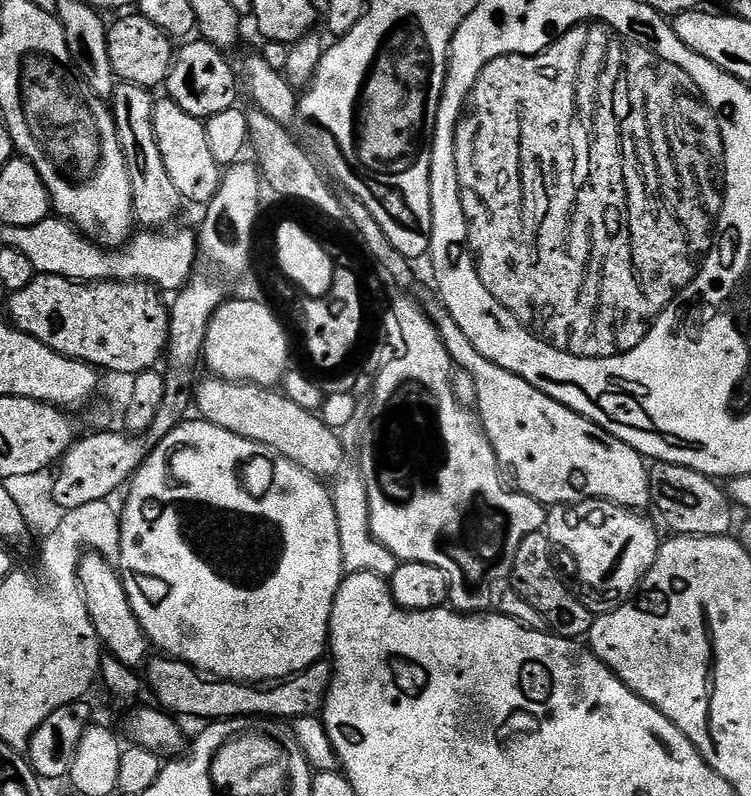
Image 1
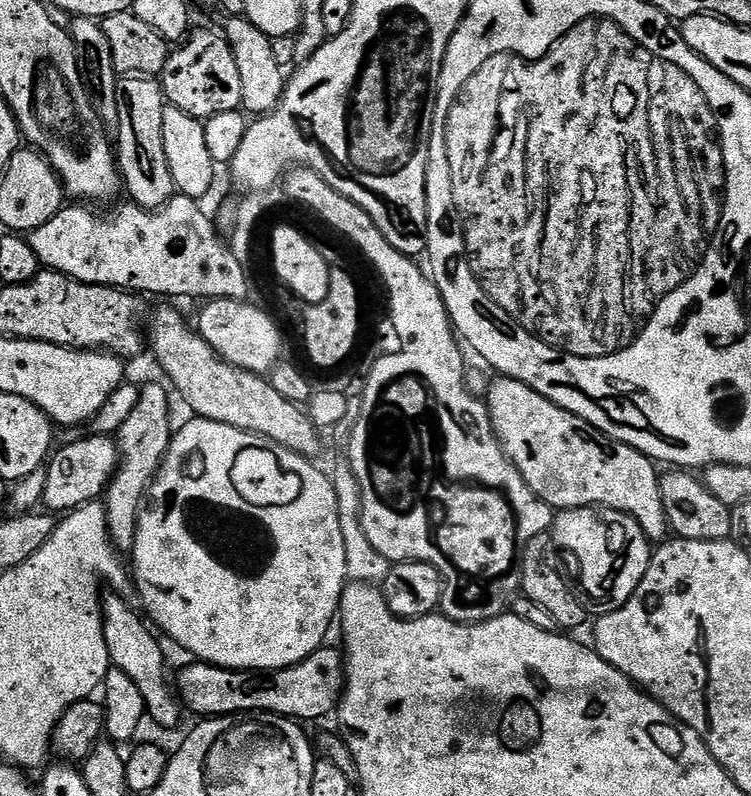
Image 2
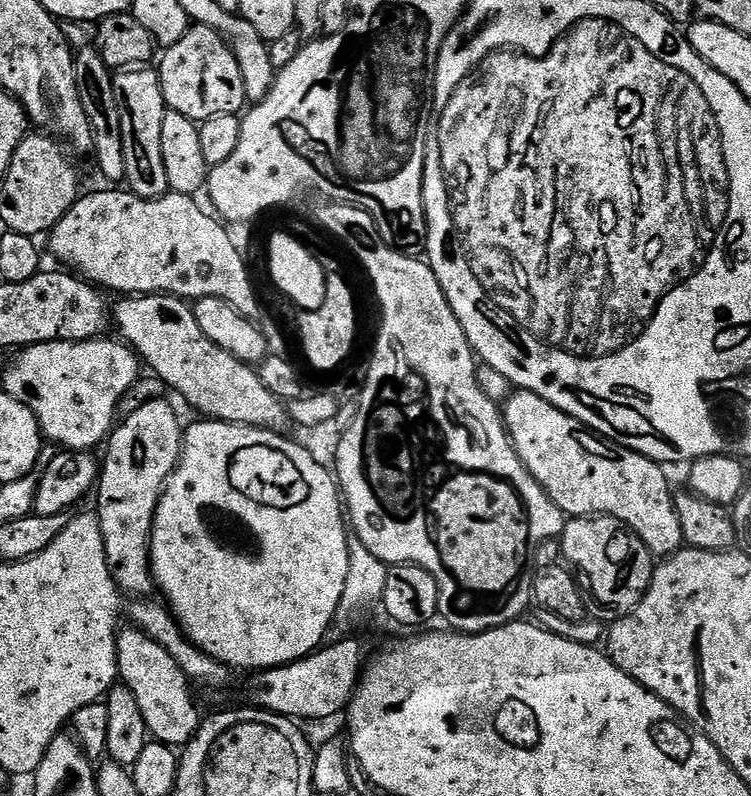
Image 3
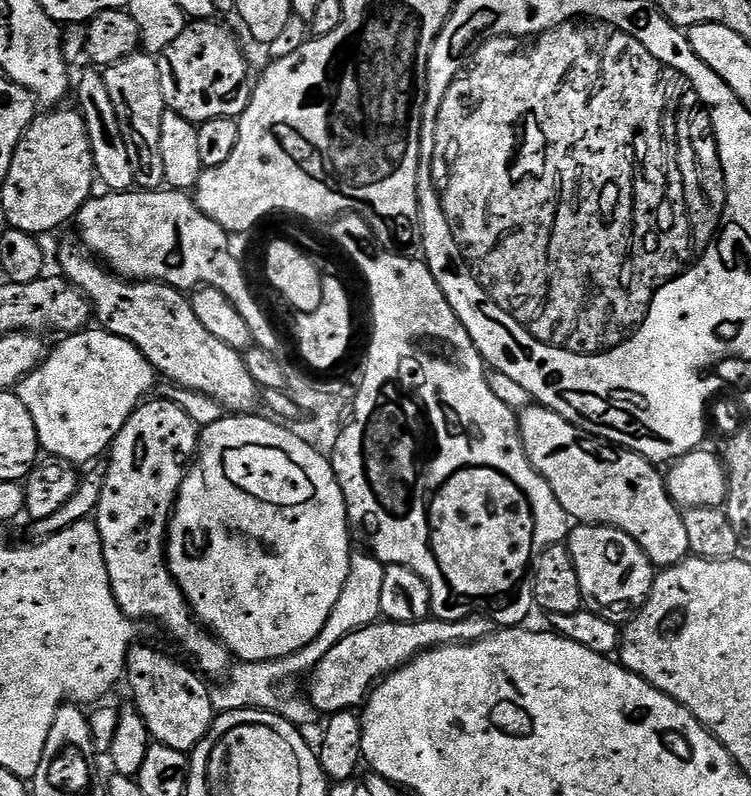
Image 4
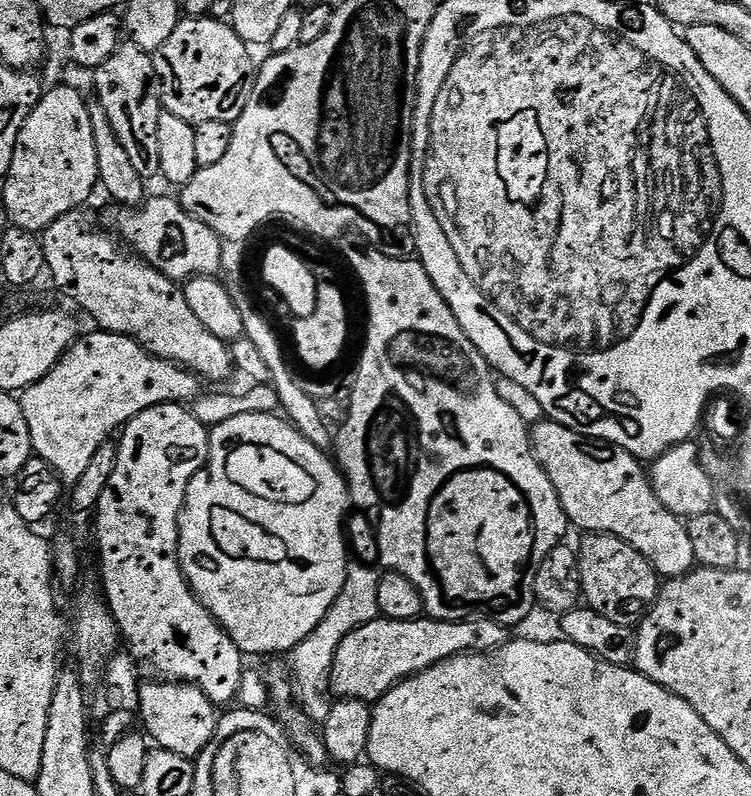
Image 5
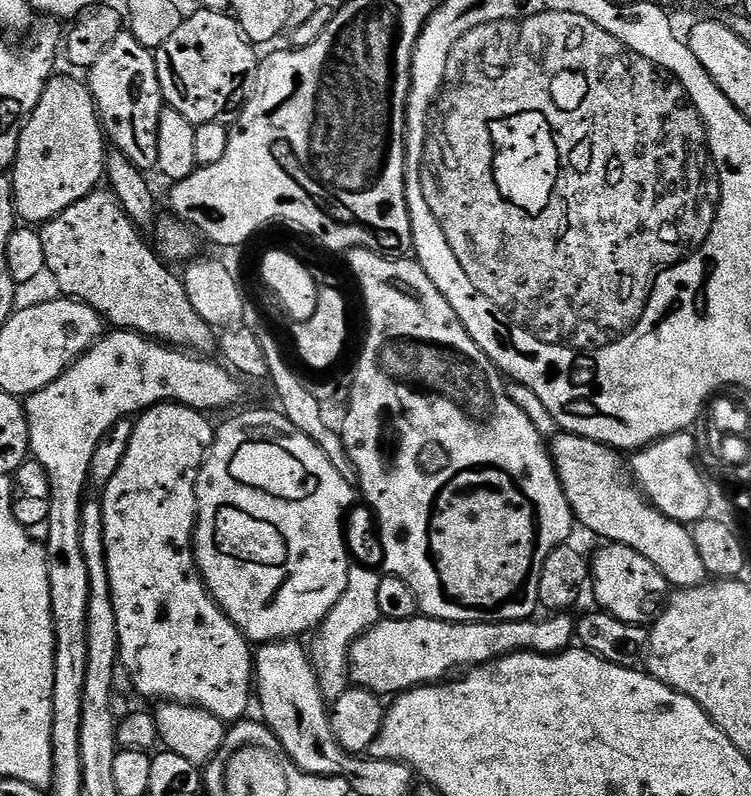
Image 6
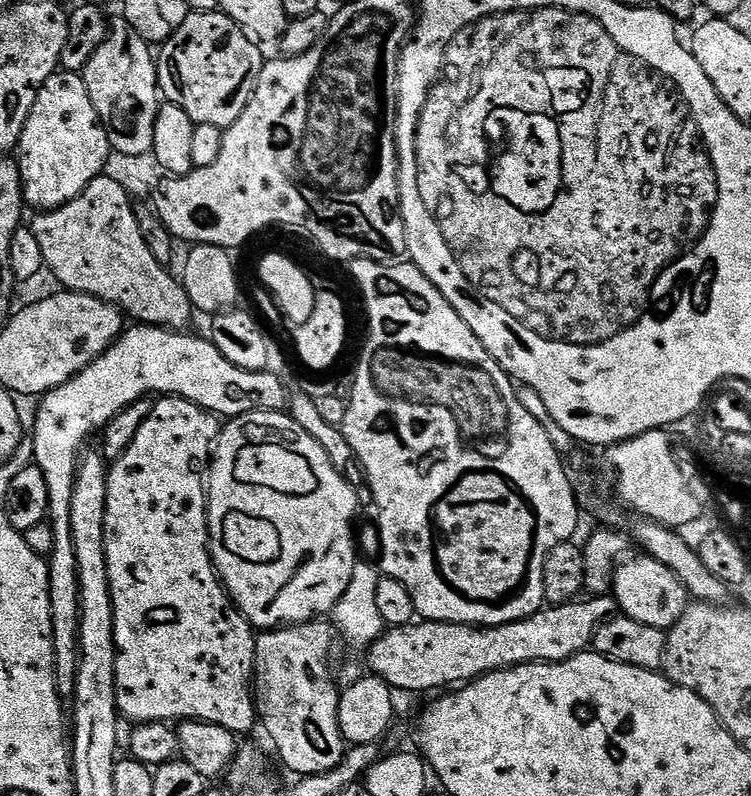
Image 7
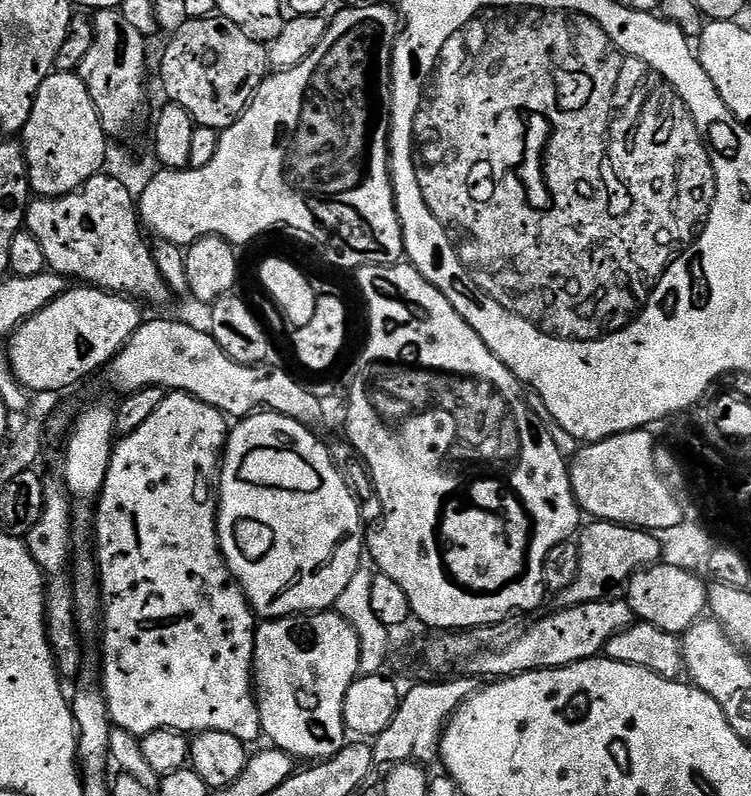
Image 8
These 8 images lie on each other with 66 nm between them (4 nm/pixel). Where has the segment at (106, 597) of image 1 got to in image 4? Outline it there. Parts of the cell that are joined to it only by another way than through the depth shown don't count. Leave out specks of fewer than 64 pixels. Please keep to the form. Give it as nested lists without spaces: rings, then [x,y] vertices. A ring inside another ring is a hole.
[[[133,643],[128,652],[126,685],[132,691],[131,703],[140,711],[149,737],[155,743],[170,746],[170,750],[191,753],[198,742],[206,738],[214,719],[212,688],[205,677],[187,663],[179,664],[174,657],[140,643]]]

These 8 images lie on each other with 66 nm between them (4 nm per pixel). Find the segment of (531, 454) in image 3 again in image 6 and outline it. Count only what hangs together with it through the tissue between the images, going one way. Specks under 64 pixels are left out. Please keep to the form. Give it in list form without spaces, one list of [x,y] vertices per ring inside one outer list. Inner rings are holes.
[[[561,431],[551,437],[550,451],[560,485],[566,494],[566,502],[579,527],[581,524],[586,531],[601,536],[601,541],[630,546],[630,550],[638,550],[642,558],[647,558],[649,562],[654,562],[654,566],[658,566],[658,570],[668,579],[673,589],[693,588],[709,579],[706,566],[702,566],[702,557],[698,555],[698,550],[694,546],[691,531],[685,525],[666,518],[666,514],[662,514],[645,498],[643,492],[636,487],[633,477],[626,471],[626,460],[620,457],[623,455],[617,449],[573,432]]]

